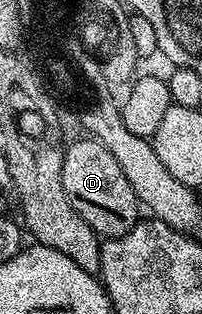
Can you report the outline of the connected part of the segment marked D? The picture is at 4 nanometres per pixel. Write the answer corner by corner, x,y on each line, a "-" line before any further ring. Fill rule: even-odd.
99,140
77,141
64,150
63,191
71,199
71,207
87,219
87,223
102,239
122,237
139,220
139,202
115,156

